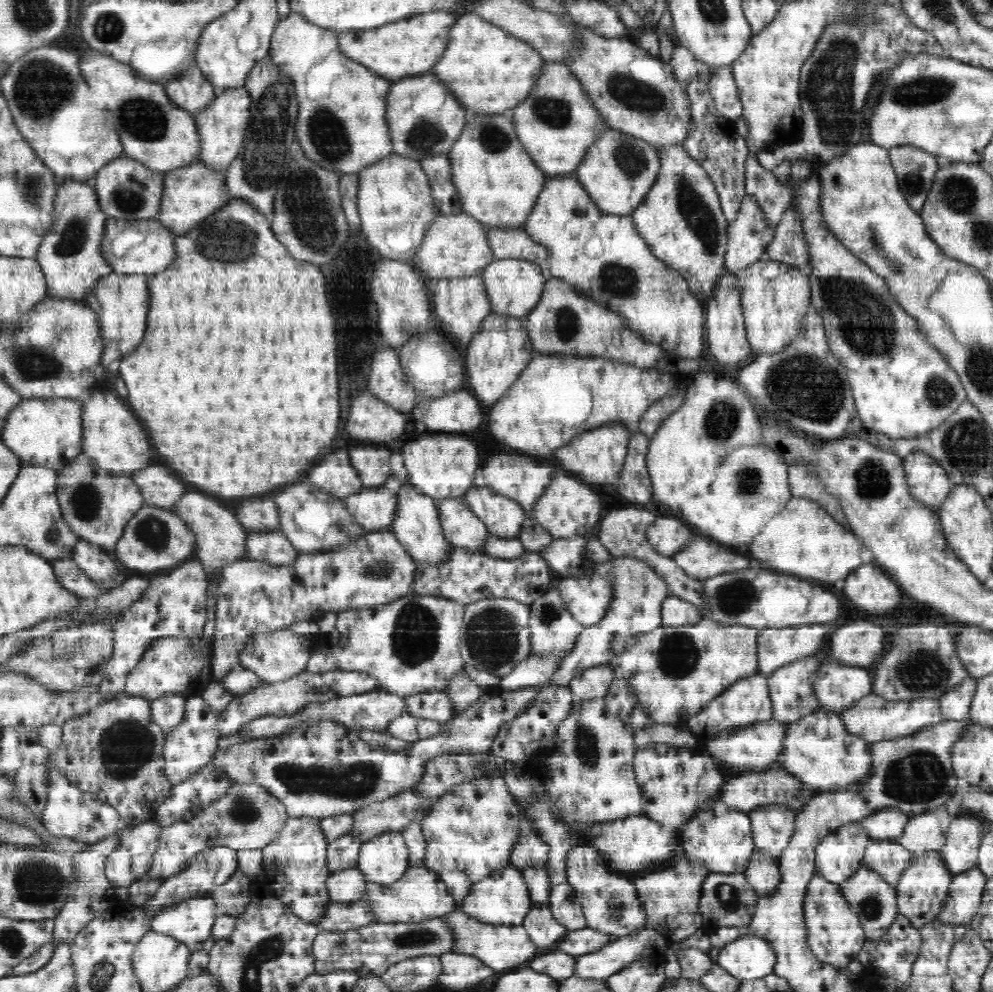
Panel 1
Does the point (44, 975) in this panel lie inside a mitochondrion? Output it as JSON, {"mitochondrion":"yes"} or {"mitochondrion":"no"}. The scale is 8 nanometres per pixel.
{"mitochondrion":"no"}

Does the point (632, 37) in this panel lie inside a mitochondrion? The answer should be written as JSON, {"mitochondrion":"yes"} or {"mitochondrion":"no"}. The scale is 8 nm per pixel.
{"mitochondrion":"no"}

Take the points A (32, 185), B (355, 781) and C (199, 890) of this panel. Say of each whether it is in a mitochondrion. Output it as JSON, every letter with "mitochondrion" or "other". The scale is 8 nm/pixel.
{"A":"mitochondrion","B":"mitochondrion","C":"other"}

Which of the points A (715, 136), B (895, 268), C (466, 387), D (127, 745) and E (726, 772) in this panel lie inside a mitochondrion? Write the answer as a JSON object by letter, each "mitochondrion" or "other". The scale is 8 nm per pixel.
{"A":"other","B":"mitochondrion","C":"other","D":"mitochondrion","E":"other"}

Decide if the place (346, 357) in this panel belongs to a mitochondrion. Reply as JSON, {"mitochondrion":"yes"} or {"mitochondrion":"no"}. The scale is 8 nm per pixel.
{"mitochondrion":"no"}

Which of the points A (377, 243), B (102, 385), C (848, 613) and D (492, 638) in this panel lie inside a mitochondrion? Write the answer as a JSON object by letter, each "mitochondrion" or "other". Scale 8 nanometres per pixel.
{"A":"other","B":"other","C":"other","D":"mitochondrion"}

